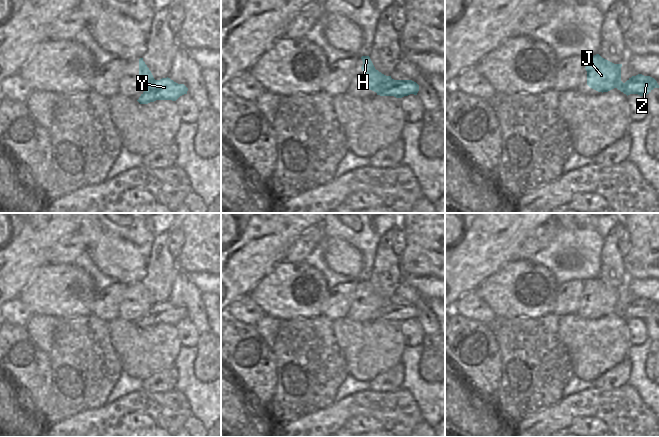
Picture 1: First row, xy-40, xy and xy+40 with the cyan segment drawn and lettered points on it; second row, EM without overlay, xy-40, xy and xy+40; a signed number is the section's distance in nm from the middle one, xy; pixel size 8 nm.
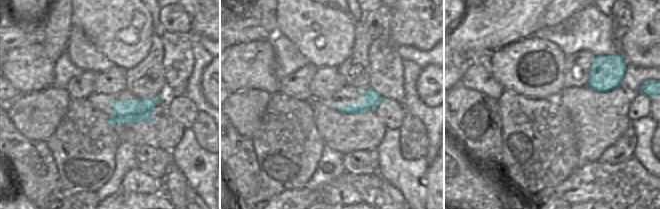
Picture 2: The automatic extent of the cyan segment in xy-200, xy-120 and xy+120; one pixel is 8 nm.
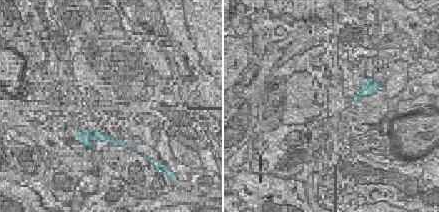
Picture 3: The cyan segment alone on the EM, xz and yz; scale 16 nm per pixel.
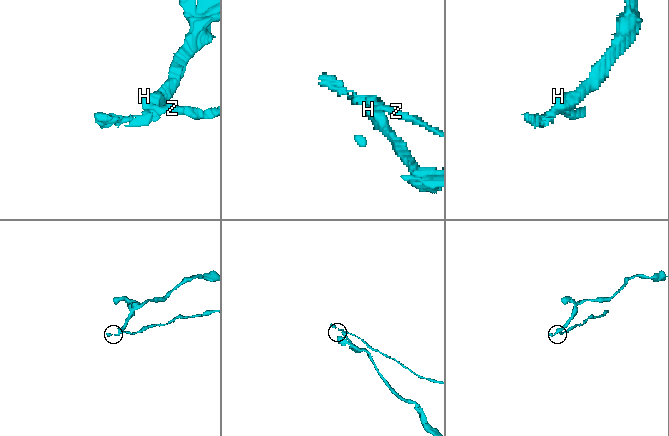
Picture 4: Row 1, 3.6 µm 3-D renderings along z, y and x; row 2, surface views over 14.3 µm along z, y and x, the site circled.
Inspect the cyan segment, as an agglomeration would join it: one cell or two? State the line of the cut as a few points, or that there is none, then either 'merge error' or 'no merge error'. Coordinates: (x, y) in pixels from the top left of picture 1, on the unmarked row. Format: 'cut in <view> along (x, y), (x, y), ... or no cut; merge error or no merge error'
cut in xy along (391, 302), (381, 311), (379, 318); merge error

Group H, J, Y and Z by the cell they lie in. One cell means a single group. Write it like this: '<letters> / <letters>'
H J / Y Z

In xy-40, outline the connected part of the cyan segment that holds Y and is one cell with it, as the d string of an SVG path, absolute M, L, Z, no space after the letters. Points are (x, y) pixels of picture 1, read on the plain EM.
M167 301L155 304L137 325L140 328L148 328L156 324L176 325L180 320L187 318L187 315L188 312L184 308L178 308Z

